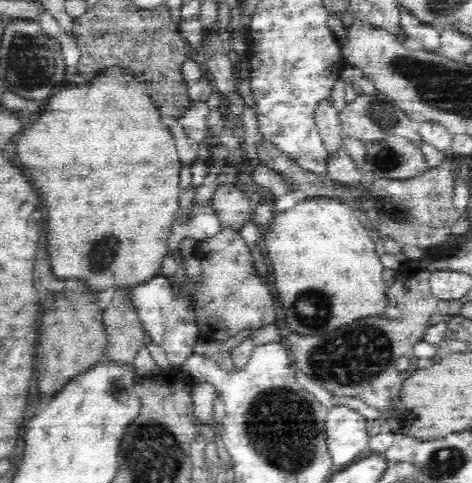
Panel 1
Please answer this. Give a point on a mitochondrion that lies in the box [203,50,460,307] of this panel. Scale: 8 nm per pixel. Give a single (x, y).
(387, 207)

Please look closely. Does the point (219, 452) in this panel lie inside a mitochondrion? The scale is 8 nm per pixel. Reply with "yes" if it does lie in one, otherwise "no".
no

